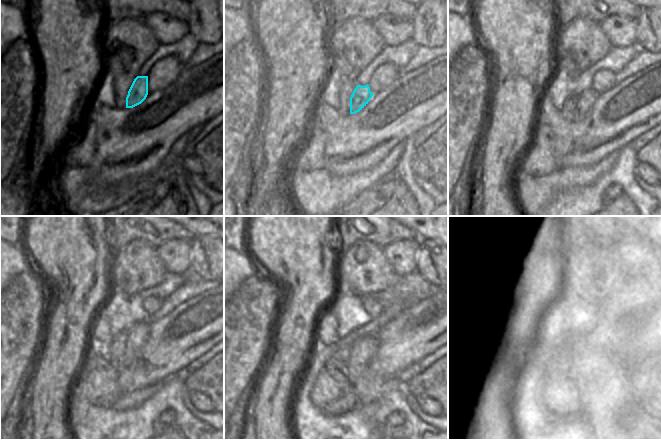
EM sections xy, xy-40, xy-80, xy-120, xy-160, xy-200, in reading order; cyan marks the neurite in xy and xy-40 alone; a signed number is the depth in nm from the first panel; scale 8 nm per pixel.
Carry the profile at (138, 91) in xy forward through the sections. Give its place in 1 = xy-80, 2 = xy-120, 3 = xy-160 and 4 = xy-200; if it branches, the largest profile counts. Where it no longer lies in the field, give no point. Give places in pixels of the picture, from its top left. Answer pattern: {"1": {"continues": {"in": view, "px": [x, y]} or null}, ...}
{"1": {"continues": {"in": "xy-80", "px": [585, 100]}}, "2": {"continues": {"in": "xy-120", "px": [137, 333]}}, "3": {"continues": {"in": "xy-160", "px": [369, 387]}}, "4": {"continues": {"in": "xy-200", "px": [601, 380]}}}

